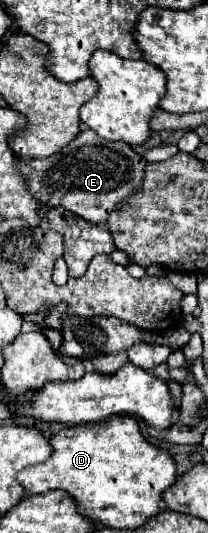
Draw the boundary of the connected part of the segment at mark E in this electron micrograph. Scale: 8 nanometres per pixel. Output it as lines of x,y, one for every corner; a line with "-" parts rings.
83,130
71,146
51,158
23,158
19,162
31,194
47,206
63,206
87,222
107,222
117,204
137,194
143,184
147,160
125,142
109,142
93,130

